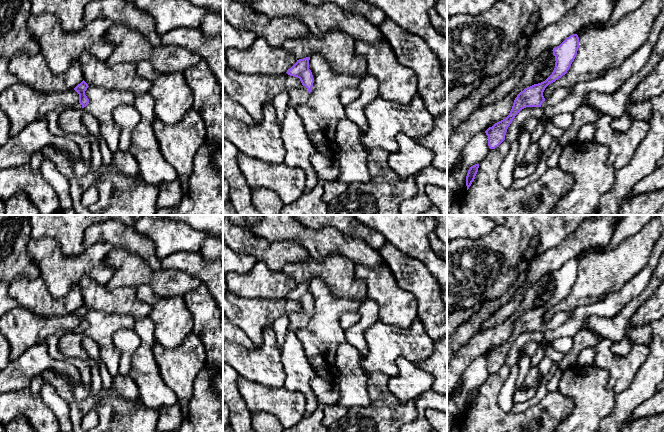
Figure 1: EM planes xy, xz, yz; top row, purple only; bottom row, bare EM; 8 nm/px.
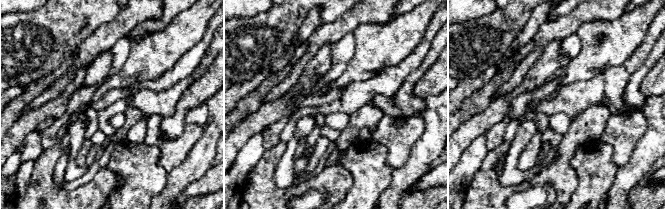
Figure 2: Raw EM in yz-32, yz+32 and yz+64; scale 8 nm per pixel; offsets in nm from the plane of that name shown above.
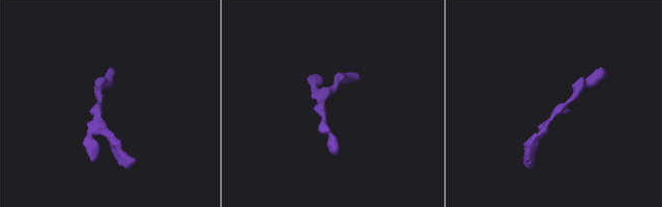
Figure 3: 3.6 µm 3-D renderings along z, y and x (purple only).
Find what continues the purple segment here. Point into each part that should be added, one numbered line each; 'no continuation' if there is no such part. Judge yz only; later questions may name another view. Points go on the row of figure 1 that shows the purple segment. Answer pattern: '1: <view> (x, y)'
1: yz (559, 94)

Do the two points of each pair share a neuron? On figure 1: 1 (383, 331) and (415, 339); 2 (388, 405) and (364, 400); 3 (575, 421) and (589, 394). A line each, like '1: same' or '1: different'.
1: same
2: different
3: same

